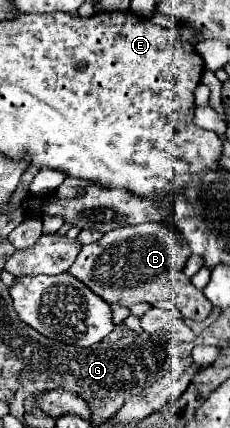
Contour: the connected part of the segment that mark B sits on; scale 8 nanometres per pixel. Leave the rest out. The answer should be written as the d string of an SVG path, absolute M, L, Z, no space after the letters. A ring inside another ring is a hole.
M142 223L134 227L120 227L108 231L98 243L84 245L68 273L80 279L88 289L100 295L108 303L120 303L130 307L134 303L154 303L160 299L180 299L182 295L192 297L192 317L206 319L212 305L200 289L186 281L182 269L190 255L186 241L178 241L170 229L162 223Z

